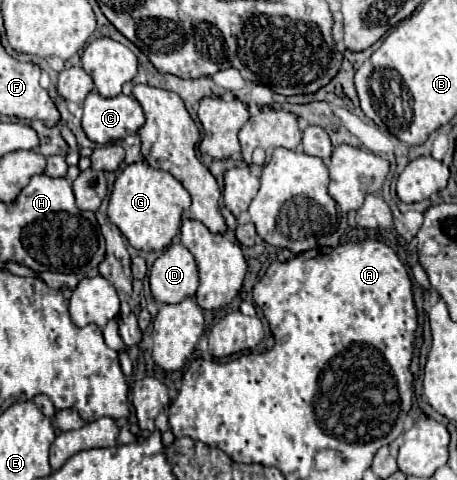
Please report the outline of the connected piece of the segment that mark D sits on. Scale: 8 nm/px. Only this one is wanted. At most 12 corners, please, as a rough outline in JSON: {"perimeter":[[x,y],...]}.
{"perimeter":[[168,246],[150,270],[152,296],[162,304],[192,298],[194,256]]}

